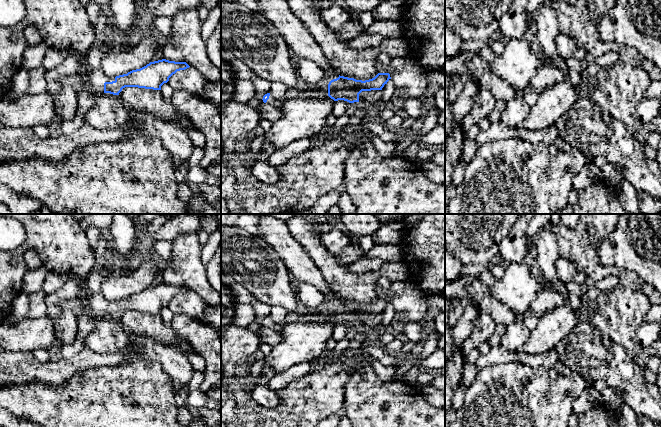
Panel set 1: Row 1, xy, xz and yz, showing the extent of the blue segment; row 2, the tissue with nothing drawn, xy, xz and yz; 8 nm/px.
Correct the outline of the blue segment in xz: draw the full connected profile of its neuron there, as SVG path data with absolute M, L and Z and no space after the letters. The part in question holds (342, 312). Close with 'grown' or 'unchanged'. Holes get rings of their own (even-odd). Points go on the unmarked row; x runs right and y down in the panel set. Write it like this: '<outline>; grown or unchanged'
M331 297L326 298L306 316L311 321L329 320L334 325L354 327L359 326L359 318L362 315L382 314L390 303L389 297L378 297L374 302L365 305Z; grown

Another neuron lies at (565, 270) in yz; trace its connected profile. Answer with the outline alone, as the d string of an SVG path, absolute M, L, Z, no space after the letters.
M560 257L557 261L556 261L556 272L558 275L558 278L564 283L568 283L569 281L572 281L576 271L575 271L575 267L573 266L573 264L568 261L567 259Z

